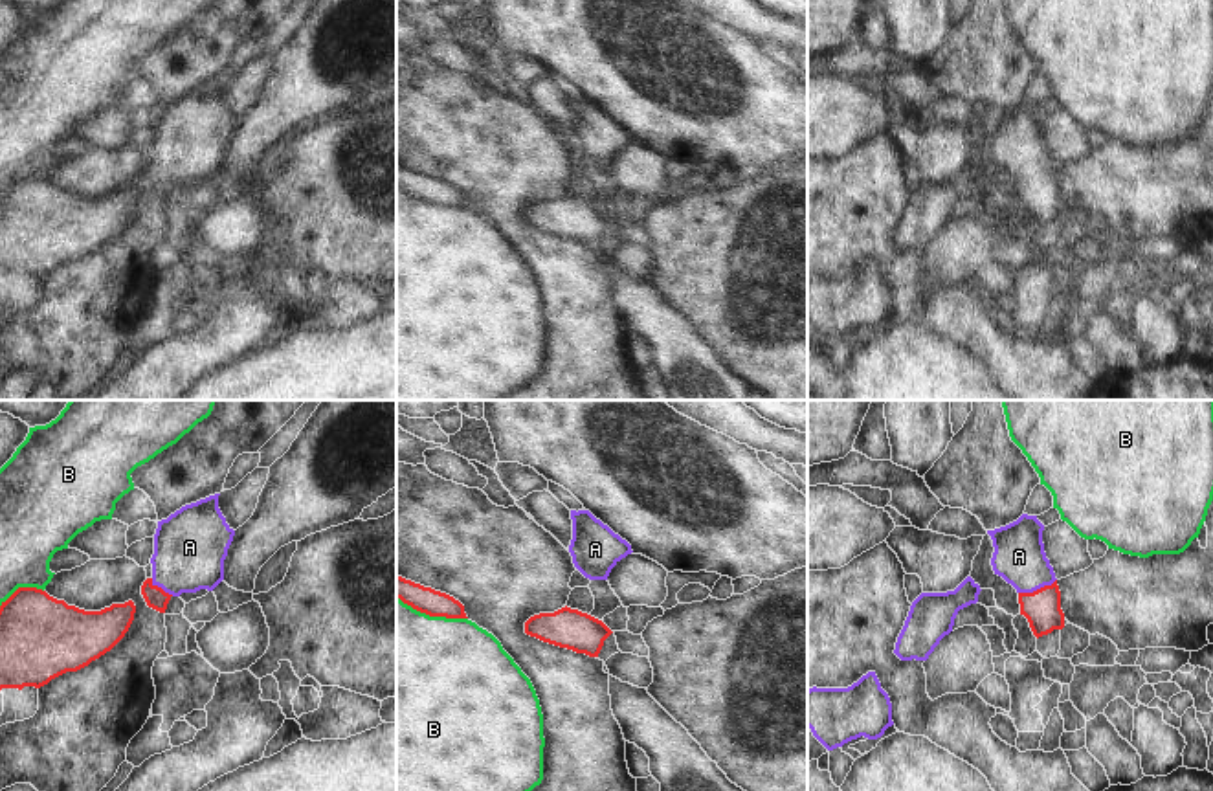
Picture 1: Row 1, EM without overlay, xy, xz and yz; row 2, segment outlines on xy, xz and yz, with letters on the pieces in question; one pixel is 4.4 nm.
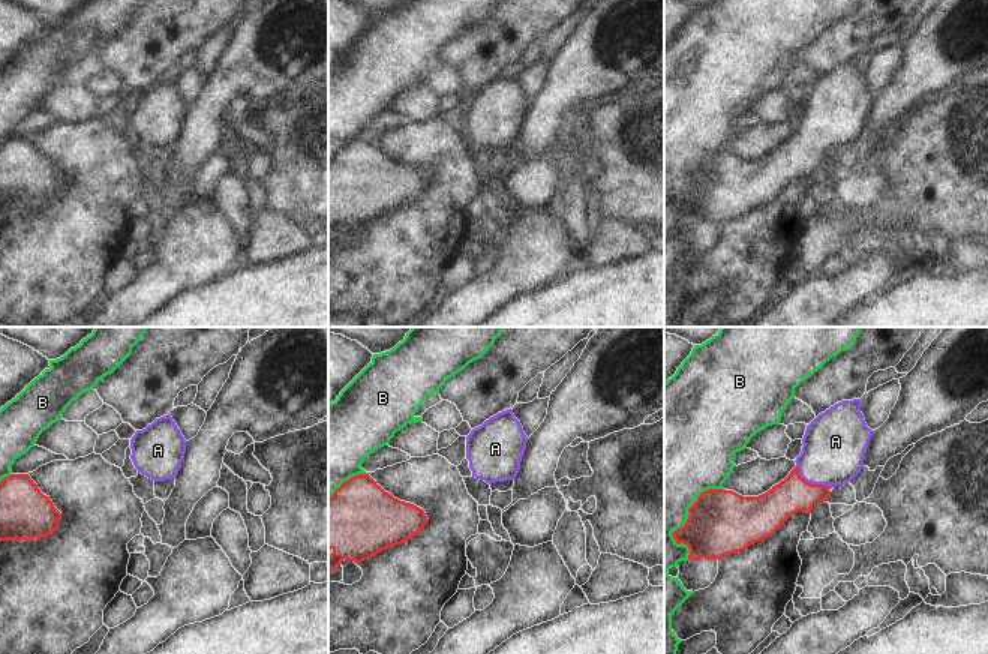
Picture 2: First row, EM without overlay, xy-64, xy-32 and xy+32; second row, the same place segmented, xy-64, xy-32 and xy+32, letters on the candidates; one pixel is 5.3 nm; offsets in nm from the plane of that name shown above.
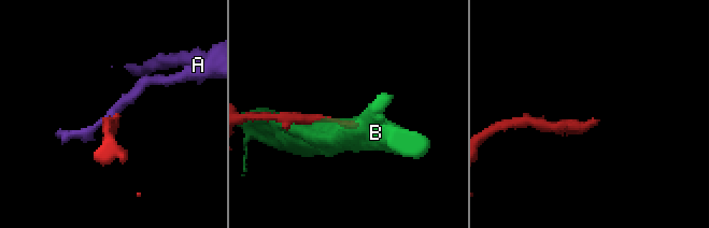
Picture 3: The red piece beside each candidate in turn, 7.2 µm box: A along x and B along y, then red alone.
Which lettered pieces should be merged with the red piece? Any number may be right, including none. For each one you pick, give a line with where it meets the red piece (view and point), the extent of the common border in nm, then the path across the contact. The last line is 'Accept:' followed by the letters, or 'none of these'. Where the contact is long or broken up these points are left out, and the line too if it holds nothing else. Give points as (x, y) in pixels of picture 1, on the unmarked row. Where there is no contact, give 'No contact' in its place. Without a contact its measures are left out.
A: Touches red at yz (1037, 178). Shared border 180 nm. Path across: yz (1043, 199), (1037, 178), (1034, 166), (1019, 145)
Accept: A.

